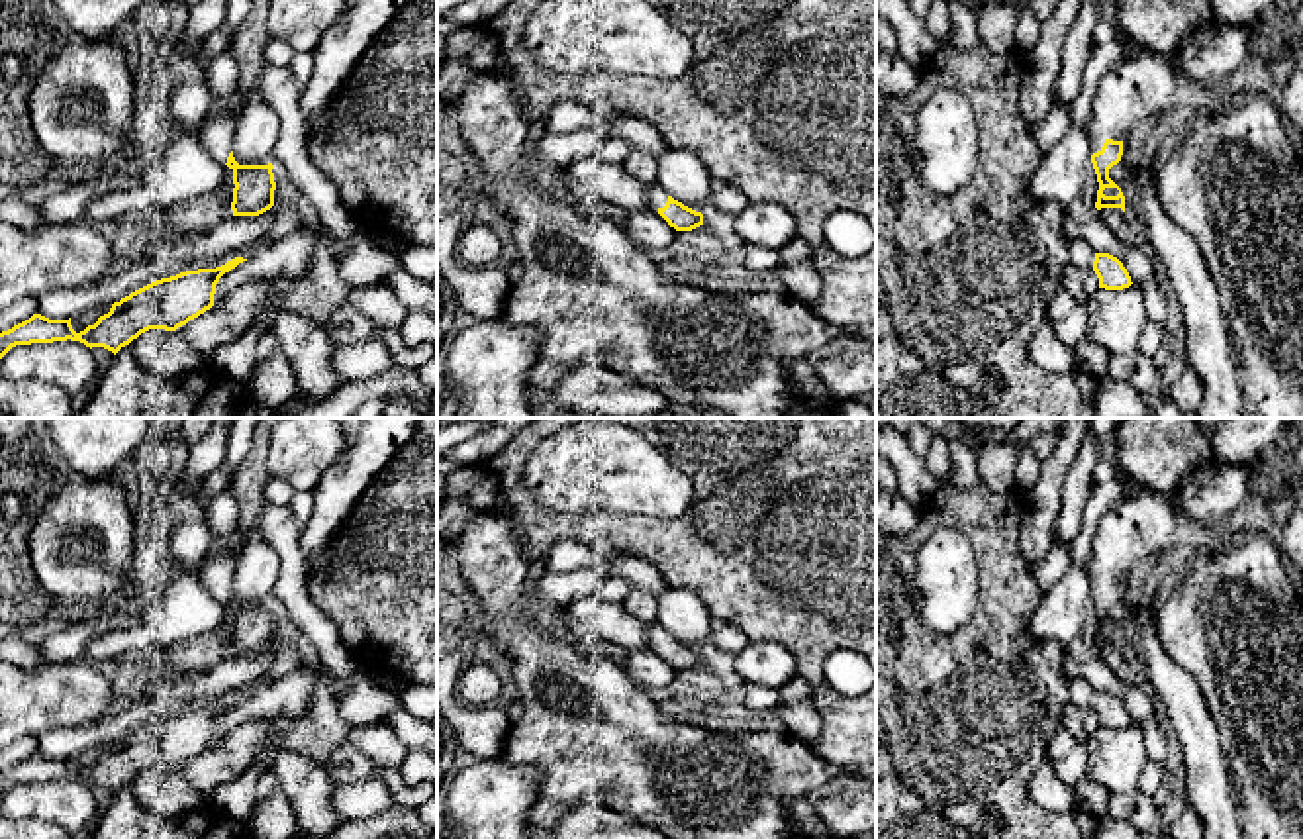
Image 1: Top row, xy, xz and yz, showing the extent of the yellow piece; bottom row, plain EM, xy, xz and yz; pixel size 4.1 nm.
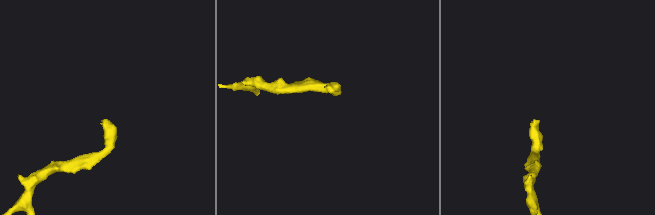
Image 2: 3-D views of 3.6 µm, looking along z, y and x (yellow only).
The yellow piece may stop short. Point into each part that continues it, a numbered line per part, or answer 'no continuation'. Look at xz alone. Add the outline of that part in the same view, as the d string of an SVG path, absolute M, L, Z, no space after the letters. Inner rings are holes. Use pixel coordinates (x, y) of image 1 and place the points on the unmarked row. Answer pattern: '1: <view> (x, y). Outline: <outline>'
1: xz (657, 638). Outline: M658 621L649 623L647 643L651 649L658 651L668 641L668 631L662 629Z

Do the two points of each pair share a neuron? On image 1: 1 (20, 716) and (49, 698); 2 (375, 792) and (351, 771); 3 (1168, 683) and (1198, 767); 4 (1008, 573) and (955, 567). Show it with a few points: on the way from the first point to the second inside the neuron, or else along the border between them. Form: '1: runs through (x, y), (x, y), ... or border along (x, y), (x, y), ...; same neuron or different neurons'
1: runs through (28, 708), (42, 698); same neuron
2: border along (336, 783), (379, 779), (400, 804); different neurons
3: runs through (1186, 704), (1198, 745); same neuron
4: border along (959, 530), (978, 565), (972, 616); different neurons

